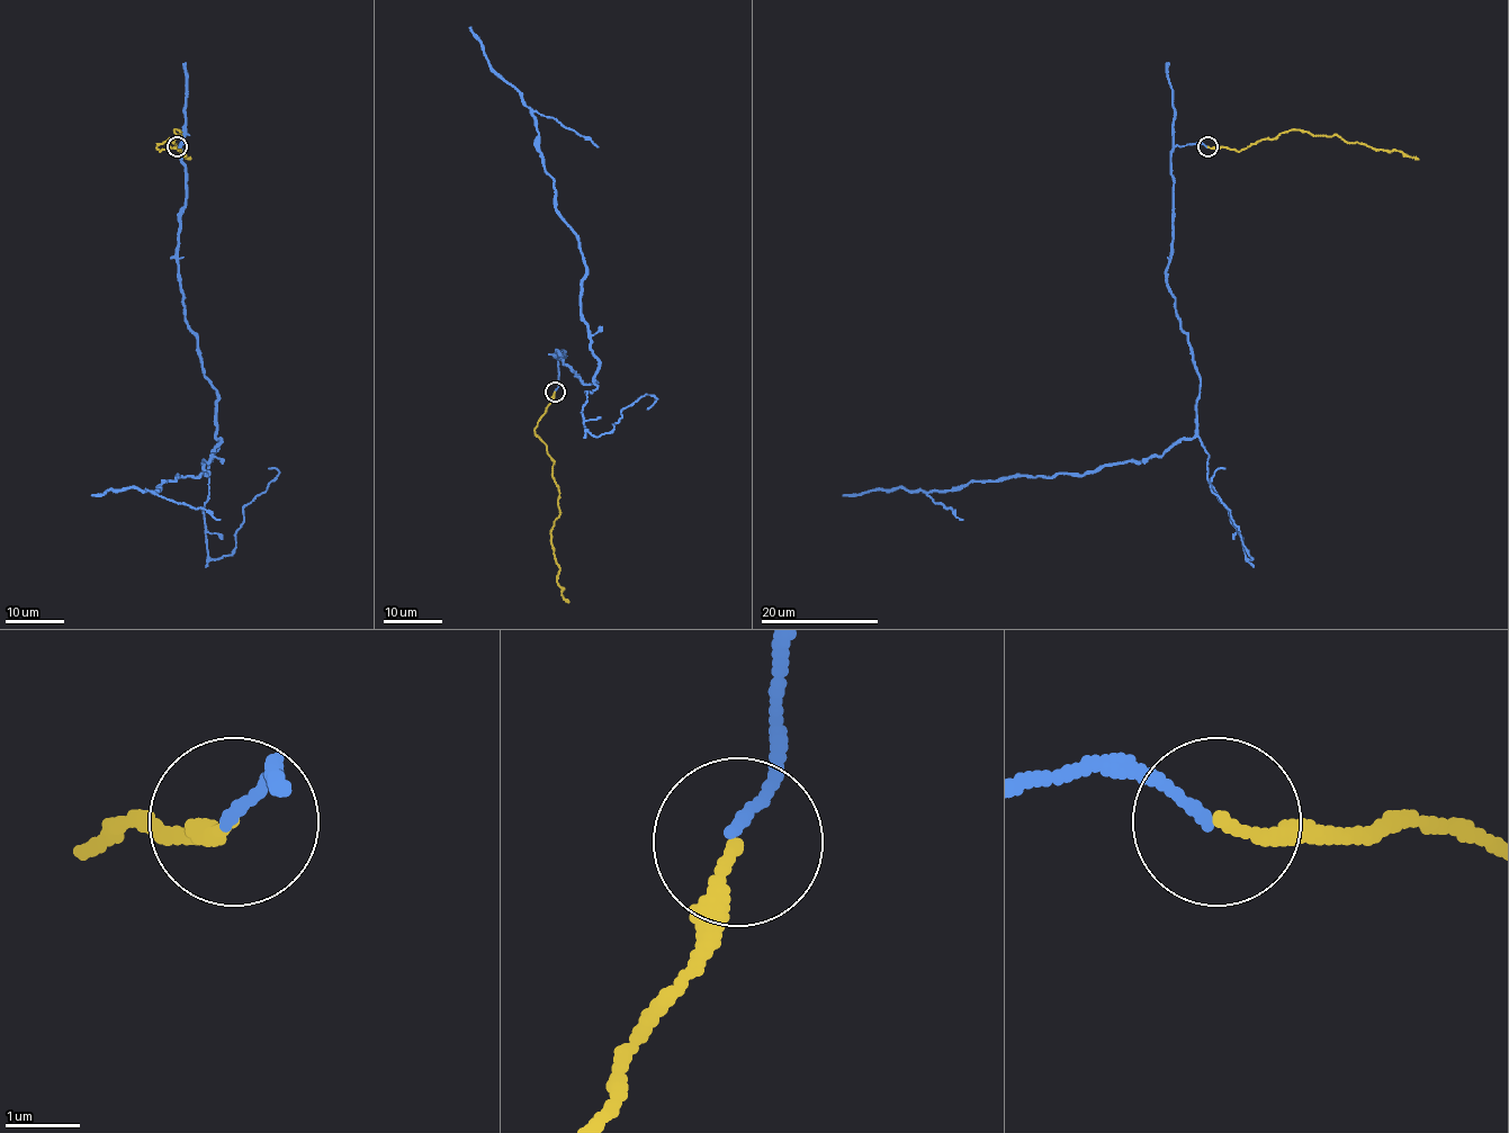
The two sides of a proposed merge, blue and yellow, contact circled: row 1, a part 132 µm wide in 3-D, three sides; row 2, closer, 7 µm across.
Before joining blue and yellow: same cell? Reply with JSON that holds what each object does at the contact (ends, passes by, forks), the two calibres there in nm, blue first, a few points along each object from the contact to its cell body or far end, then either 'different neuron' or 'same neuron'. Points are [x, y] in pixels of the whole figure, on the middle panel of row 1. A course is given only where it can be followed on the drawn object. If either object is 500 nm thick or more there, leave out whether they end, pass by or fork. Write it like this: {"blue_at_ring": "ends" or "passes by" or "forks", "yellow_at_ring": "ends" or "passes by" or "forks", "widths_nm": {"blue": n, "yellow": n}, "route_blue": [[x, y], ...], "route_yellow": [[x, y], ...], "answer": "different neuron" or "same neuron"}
{"blue_at_ring": "ends", "yellow_at_ring": "ends", "widths_nm": {"blue": 130, "yellow": 180}, "route_blue": [[555, 392], [557, 350], [594, 384], [599, 362], [581, 314], [585, 261], [556, 208], [537, 120], [469, 26]], "route_yellow": [[555, 392], [536, 428], [553, 461], [559, 491], [551, 548], [559, 567], [557, 585], [569, 602]], "answer": "same neuron"}

